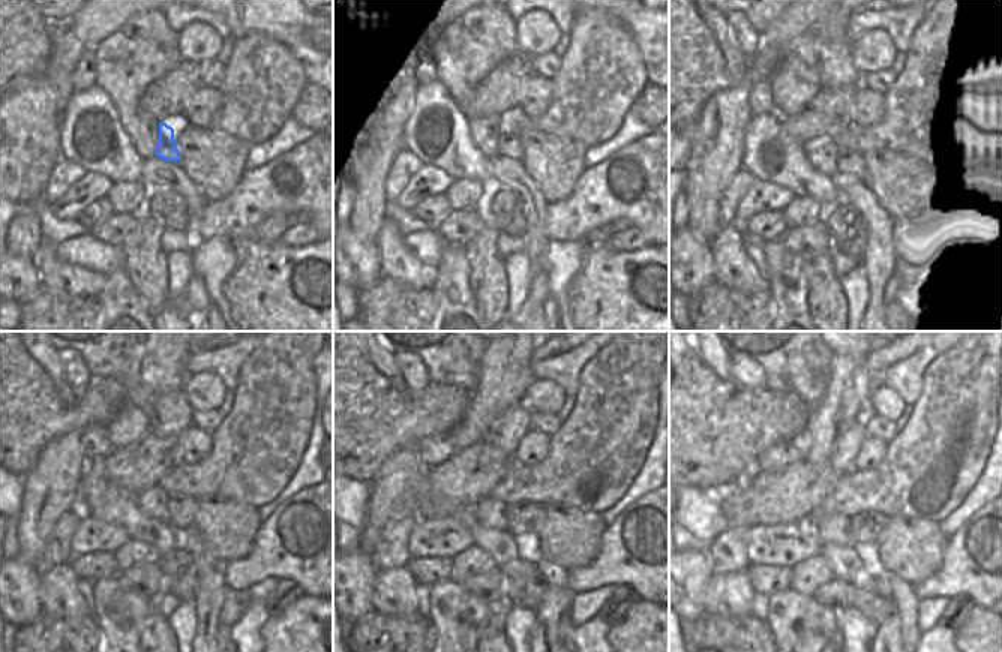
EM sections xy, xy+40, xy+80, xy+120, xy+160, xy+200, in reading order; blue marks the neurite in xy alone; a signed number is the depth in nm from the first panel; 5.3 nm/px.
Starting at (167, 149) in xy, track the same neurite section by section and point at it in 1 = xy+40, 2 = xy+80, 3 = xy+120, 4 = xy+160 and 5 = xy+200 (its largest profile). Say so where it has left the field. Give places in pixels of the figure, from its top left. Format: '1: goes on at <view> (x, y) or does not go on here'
1: goes on at xy+40 (509, 147)
2: goes on at xy+80 (852, 164)
3: goes on at xy+120 (182, 511)
4: goes on at xy+160 (522, 519)
5: goes on at xy+200 (866, 528)

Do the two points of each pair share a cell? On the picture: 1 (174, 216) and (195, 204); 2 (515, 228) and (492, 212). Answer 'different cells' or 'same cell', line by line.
1: different cells
2: same cell

